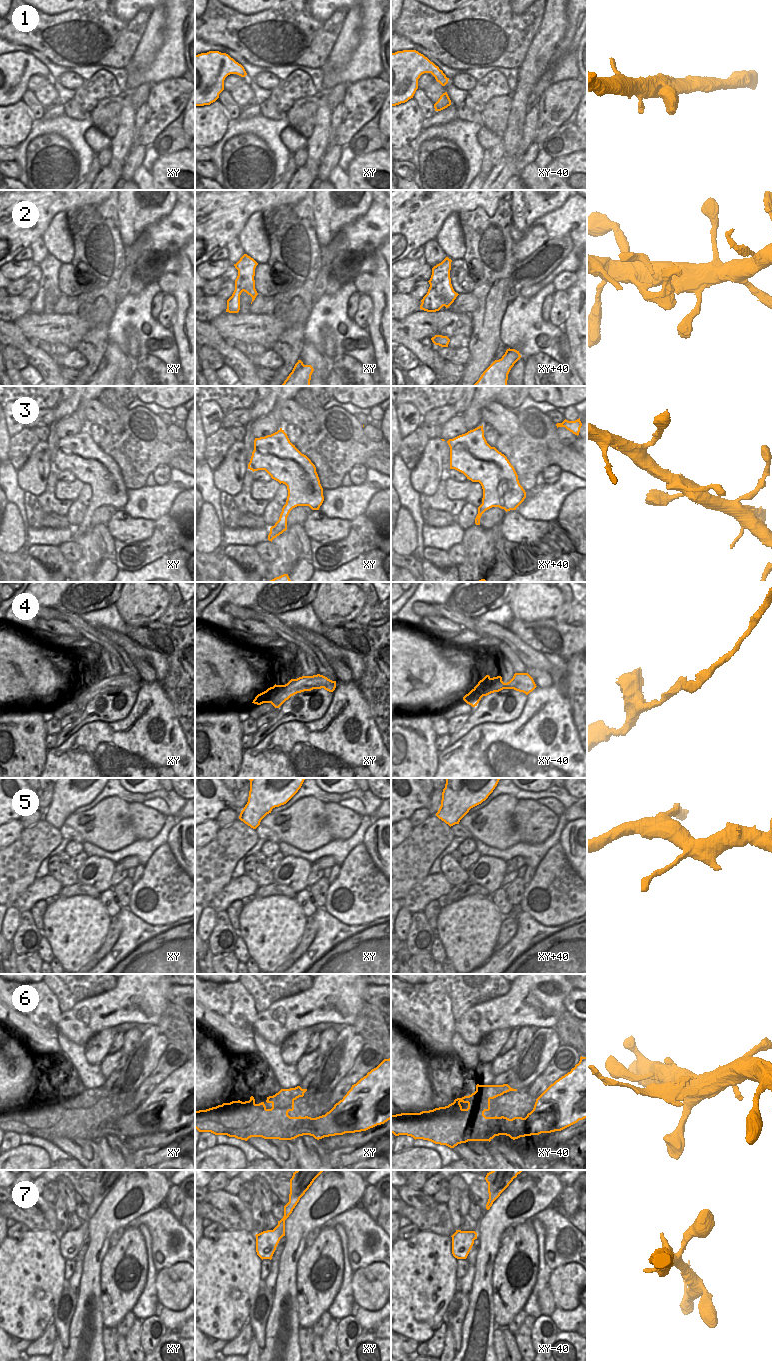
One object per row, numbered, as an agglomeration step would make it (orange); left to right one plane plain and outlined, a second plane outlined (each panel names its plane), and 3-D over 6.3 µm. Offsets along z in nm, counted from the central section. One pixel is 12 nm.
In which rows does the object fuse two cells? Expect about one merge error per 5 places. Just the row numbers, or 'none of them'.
2, 6

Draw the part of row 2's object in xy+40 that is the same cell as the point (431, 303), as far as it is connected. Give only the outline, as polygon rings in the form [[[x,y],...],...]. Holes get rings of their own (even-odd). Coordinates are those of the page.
[[[429,287],[427,294],[421,300],[420,309],[427,312],[439,311],[445,304],[436,296],[436,291]]]

